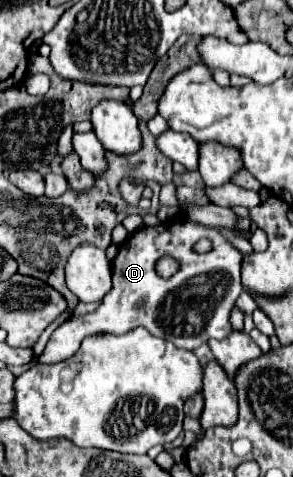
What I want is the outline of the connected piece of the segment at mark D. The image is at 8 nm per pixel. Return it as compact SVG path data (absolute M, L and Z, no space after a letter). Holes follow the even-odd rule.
M179 212L175 218L171 218L167 222L159 222L157 226L139 228L137 232L133 232L119 246L115 258L111 260L113 290L109 292L109 296L105 296L105 300L101 302L101 306L95 312L63 322L51 334L43 354L39 356L39 362L55 364L55 362L67 360L69 356L73 356L77 352L81 340L87 338L87 336L93 336L93 334L125 334L125 332L129 332L129 330L133 330L137 326L147 328L153 336L169 340L177 348L183 348L183 350L195 350L201 344L209 342L209 338L215 338L215 340L227 338L229 332L231 332L231 322L229 322L231 310L235 306L235 300L243 292L243 288L241 288L241 264L243 264L243 258L245 258L245 254L241 250L237 250L227 238L223 238L215 230L209 230L205 224L201 224L197 220L191 220L185 212ZM201 238L209 238L213 242L213 252L195 254L191 250L191 246ZM163 256L171 256L173 260L179 262L179 270L171 278L161 278L157 274L157 270L155 270L157 260L163 258Z

